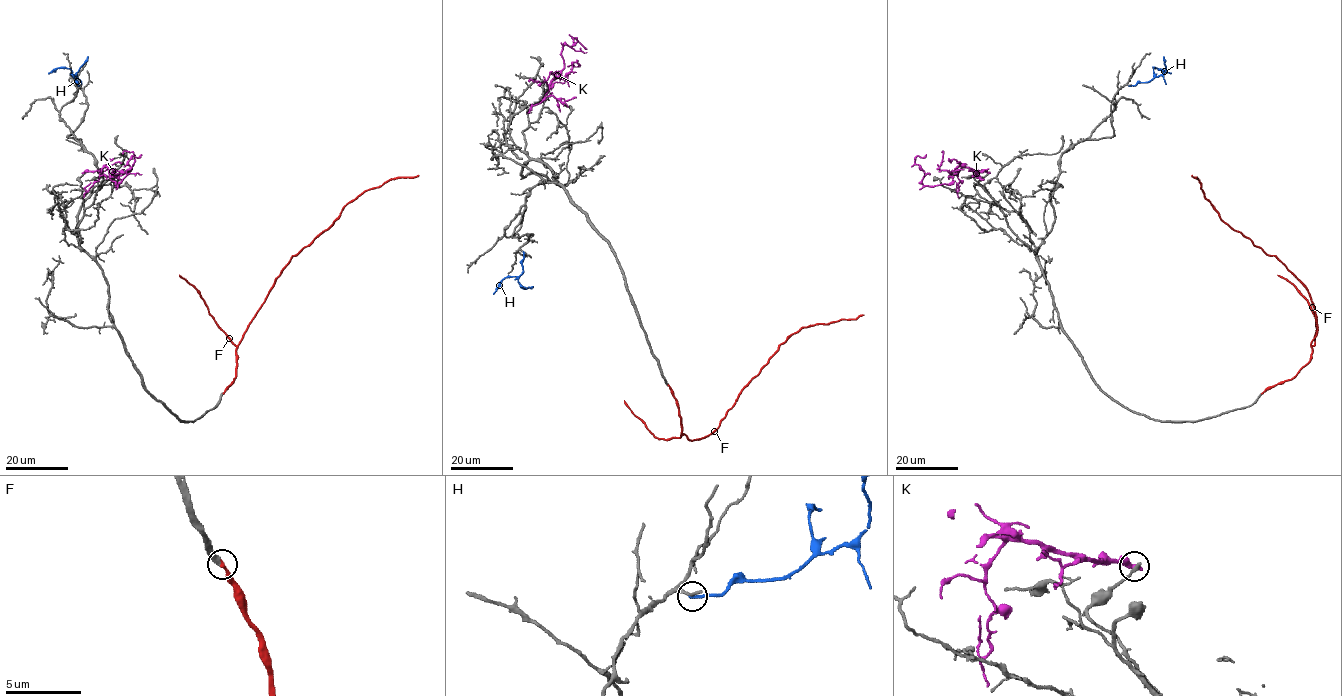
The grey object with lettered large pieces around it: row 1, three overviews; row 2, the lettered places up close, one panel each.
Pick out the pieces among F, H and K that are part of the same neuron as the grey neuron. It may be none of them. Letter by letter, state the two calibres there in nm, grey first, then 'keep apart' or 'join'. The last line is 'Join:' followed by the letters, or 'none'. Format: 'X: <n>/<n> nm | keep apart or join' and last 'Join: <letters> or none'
F: 300/200 nm | join
H: 240/220 nm | keep apart
K: 300/440 nm | keep apart
Join: F

